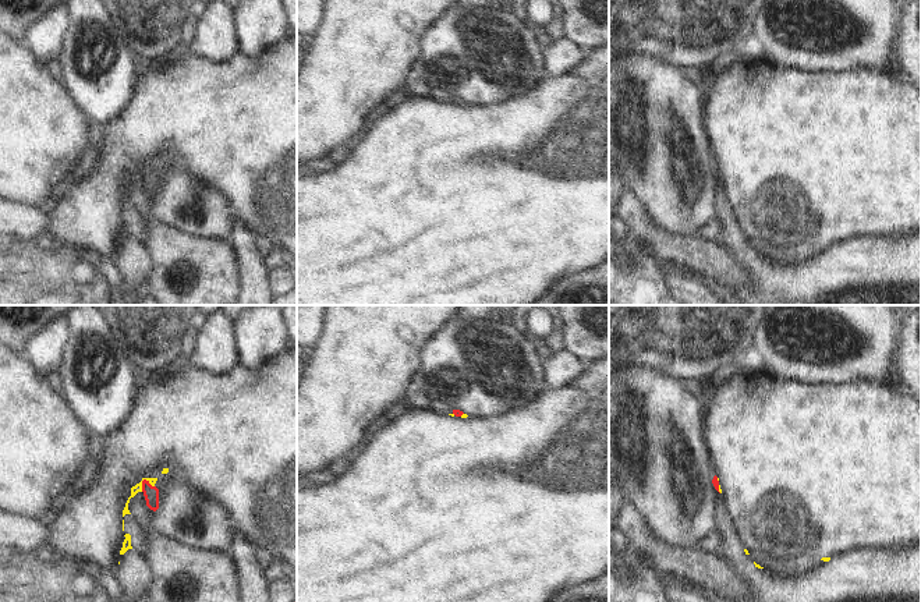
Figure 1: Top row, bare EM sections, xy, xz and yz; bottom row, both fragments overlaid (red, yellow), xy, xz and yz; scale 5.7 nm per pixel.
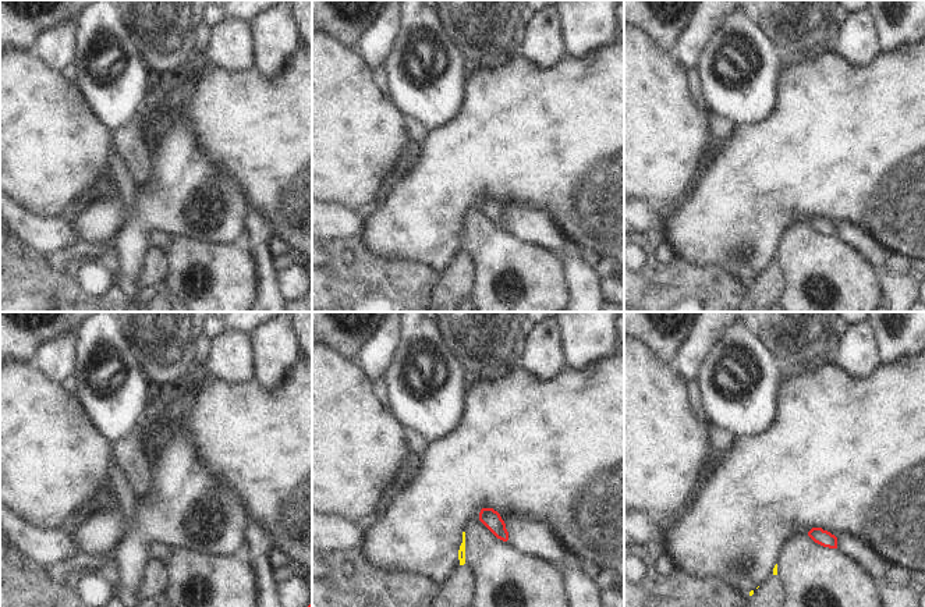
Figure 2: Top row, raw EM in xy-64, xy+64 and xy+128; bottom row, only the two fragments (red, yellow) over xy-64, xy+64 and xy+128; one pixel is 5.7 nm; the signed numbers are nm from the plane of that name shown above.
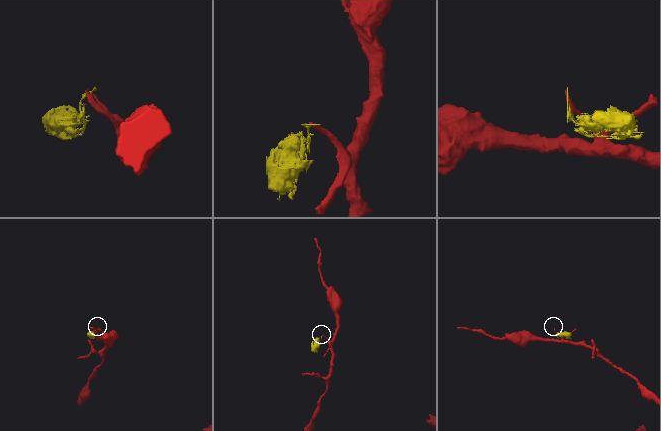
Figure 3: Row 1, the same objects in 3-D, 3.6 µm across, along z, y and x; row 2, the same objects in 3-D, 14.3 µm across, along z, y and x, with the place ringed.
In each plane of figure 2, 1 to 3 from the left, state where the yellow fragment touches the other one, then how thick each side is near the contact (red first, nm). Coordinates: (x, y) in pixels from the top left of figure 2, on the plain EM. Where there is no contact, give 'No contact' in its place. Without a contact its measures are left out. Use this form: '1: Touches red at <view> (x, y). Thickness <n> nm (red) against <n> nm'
1: No contact
2: No contact
3: No contact.

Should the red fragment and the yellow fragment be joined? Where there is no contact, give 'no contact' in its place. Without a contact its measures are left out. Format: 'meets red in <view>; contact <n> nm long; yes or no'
meets red in xy; contact 90 nm long; no

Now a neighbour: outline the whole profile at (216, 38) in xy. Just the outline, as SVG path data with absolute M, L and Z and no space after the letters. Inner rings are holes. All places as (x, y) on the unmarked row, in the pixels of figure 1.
M226 0L208 4L199 17L196 35L192 40L191 54L206 57L217 64L229 61L240 52L235 31L235 8Z

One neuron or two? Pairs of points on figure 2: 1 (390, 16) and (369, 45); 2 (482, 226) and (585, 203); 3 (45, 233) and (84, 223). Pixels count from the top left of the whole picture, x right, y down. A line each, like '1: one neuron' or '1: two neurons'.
1: one neuron
2: two neurons
3: two neurons

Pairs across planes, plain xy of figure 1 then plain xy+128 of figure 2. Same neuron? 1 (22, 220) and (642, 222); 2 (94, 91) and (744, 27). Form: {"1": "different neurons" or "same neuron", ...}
{"1": "same neuron", "2": "same neuron"}

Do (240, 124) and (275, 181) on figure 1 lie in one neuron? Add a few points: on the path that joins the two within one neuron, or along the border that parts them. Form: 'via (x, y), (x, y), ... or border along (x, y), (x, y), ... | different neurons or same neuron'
via (254, 138), (275, 159), (275, 167) | same neuron

